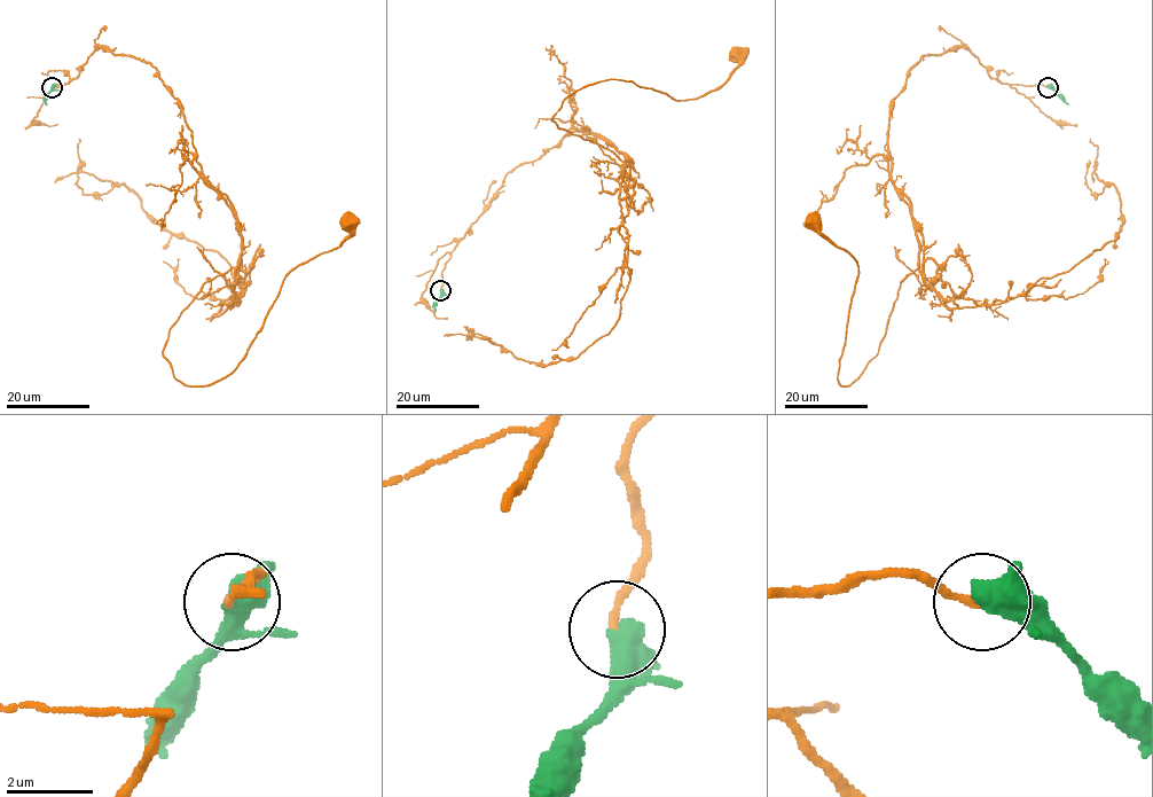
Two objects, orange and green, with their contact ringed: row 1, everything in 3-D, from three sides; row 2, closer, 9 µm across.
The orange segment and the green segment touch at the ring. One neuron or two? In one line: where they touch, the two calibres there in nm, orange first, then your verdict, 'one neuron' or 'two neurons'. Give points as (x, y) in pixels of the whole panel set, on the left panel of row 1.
(52, 87) | 190/360 nm | one neuron

